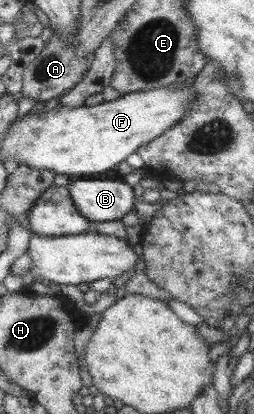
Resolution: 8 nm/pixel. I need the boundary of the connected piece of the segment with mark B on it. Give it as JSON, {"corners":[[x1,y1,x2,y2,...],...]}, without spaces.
{"corners":[[81,177,67,189,75,207,92,224,121,220,134,209,134,189,126,181]]}

